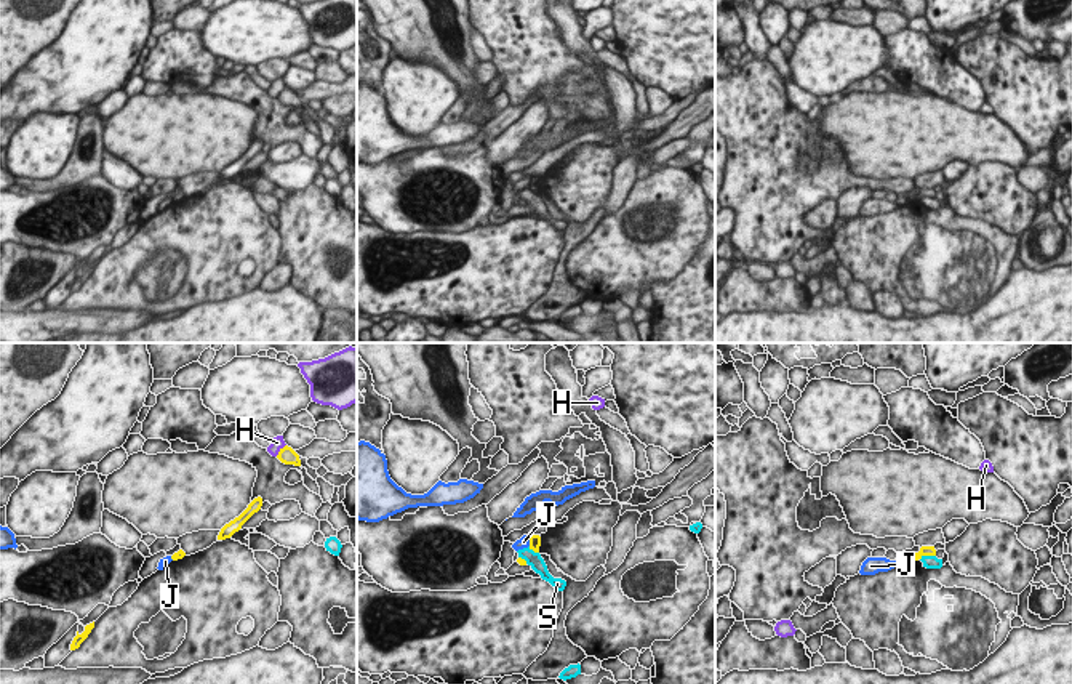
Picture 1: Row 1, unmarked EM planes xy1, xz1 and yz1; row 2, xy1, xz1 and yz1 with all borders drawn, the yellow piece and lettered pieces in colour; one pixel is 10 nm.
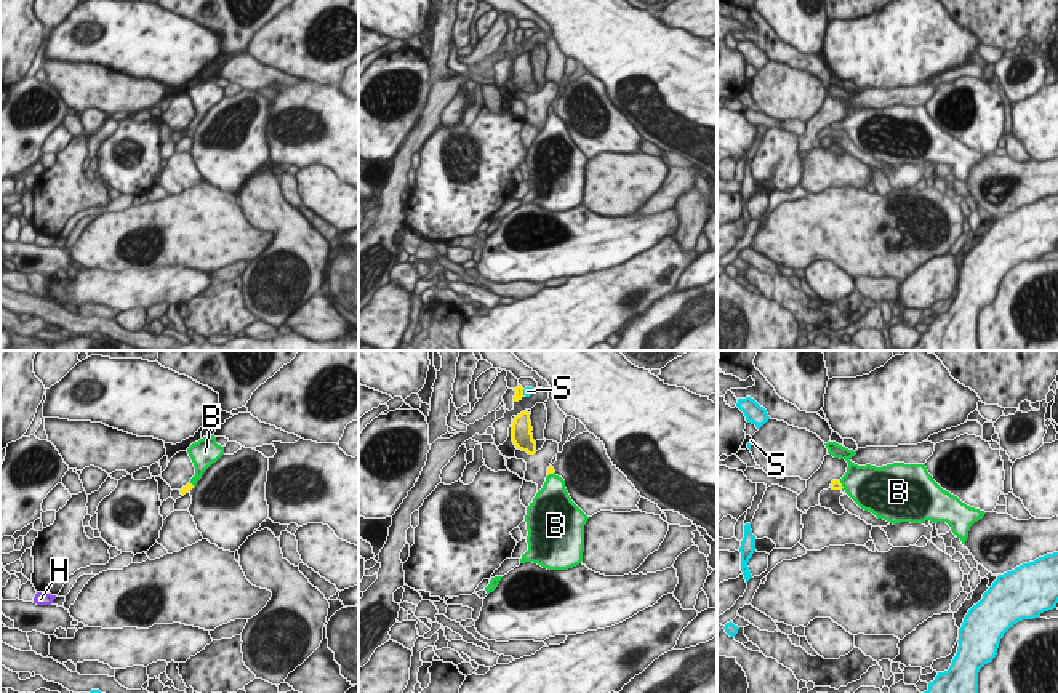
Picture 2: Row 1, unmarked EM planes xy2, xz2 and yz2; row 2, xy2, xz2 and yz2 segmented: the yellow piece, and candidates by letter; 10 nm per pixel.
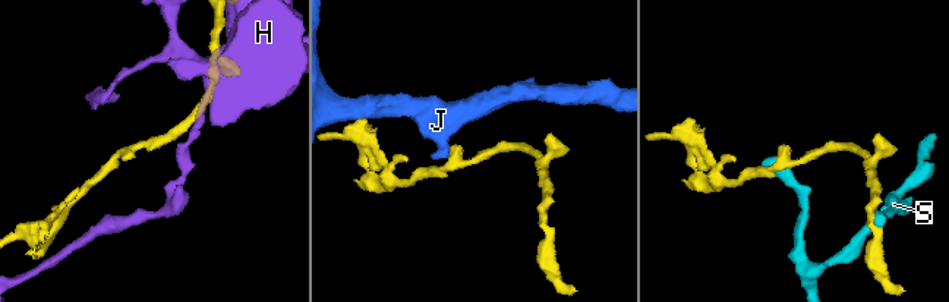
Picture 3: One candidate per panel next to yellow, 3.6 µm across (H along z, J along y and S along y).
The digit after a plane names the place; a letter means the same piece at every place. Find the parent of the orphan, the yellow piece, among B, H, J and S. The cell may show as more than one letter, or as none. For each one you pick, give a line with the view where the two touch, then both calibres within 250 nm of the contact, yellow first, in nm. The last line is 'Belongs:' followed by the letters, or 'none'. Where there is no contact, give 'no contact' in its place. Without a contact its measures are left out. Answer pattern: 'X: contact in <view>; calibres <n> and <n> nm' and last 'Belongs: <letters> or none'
B: contact in yz2; calibres 100 and 380 nm
Belongs: B

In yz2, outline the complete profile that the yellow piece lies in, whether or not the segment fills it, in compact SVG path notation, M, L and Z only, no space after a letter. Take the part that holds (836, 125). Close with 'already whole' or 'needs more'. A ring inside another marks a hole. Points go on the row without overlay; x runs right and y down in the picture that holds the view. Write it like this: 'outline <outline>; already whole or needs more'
outline M836 83L824 86L829 96L848 104L845 117L832 122L831 130L844 131L861 150L872 154L877 160L893 166L946 163L965 186L970 168L986 155L943 131L925 106L858 107L850 102L858 91L848 91Z; needs more

